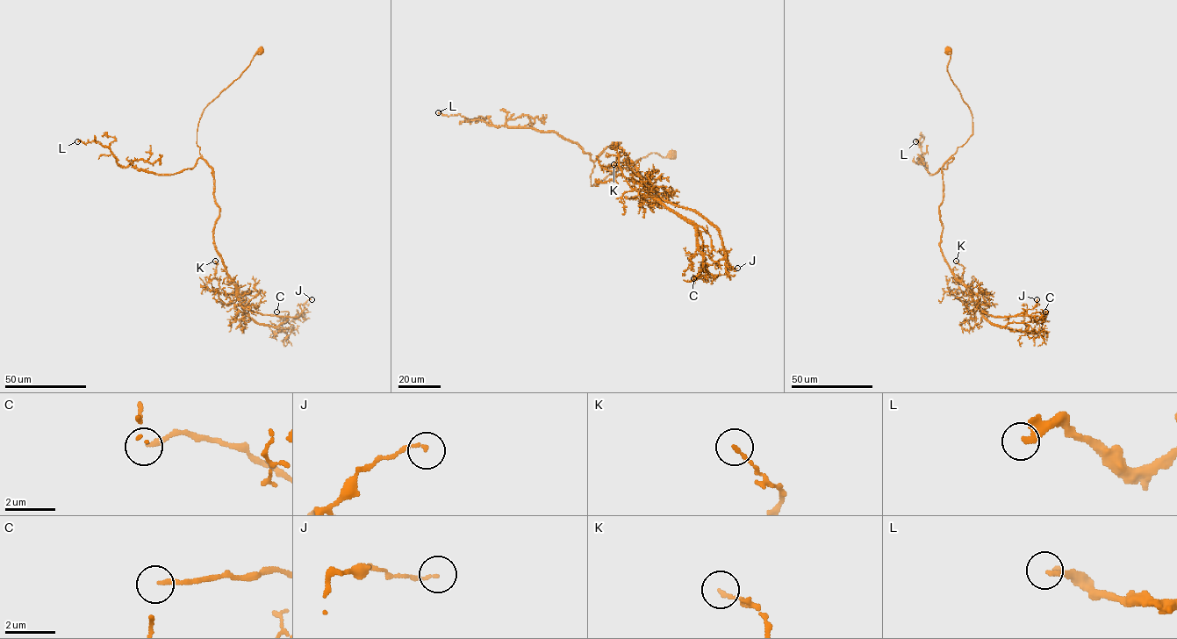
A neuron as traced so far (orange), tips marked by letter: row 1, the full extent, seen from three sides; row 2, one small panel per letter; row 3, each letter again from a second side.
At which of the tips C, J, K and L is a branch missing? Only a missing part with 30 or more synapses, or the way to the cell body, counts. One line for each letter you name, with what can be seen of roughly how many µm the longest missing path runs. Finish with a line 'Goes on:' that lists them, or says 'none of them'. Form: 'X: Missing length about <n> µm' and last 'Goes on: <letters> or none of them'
L: Missing length about 6 µm
Goes on: L

